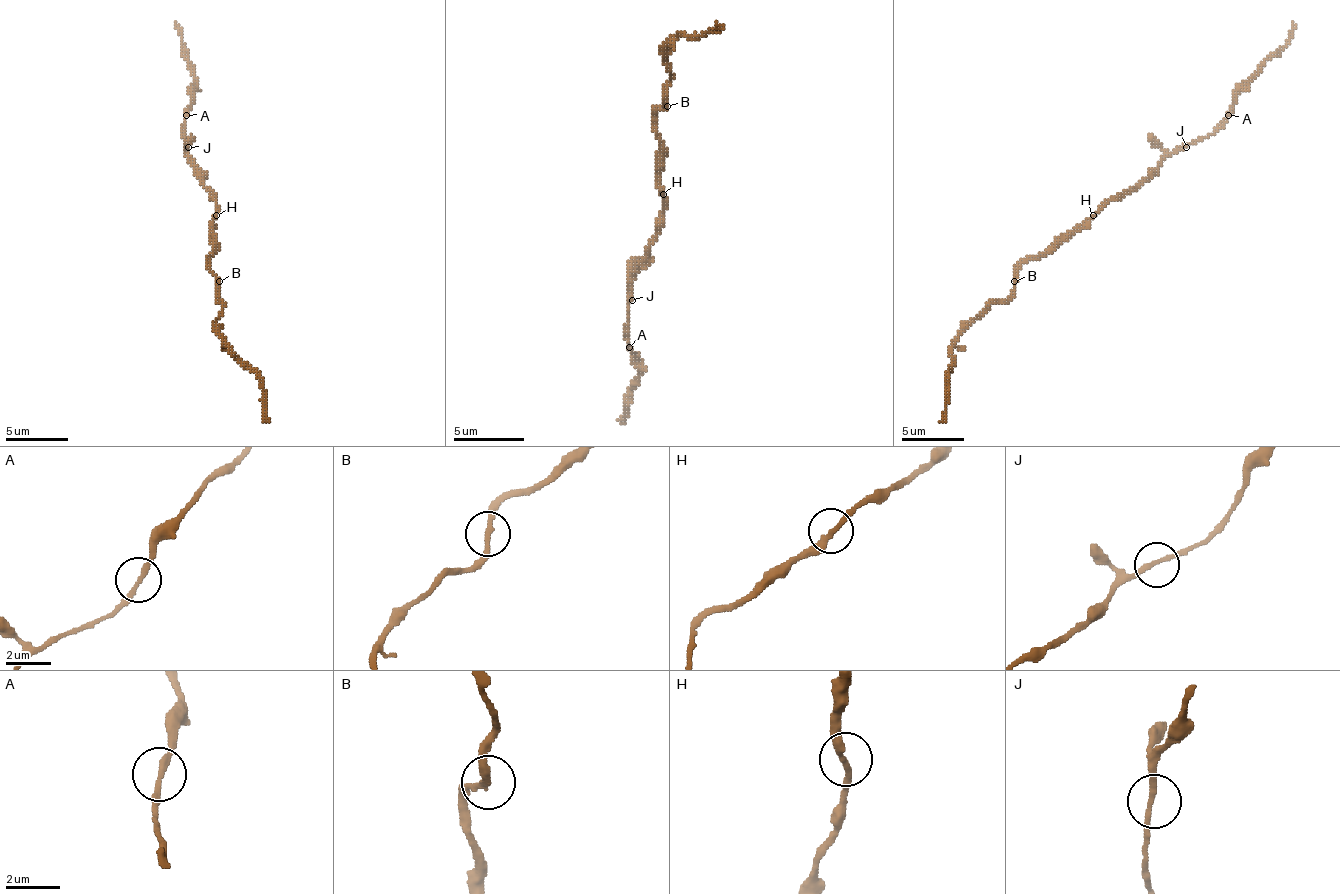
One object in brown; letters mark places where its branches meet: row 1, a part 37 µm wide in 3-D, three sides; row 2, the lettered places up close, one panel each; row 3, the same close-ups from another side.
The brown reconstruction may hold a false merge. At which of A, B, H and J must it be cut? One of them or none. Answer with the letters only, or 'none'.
none

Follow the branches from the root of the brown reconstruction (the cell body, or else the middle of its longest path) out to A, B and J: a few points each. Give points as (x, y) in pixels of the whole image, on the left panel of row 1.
A: (216, 215), (216, 203), (204, 184), (204, 172), (188, 156), (185, 115)
B: (216, 215), (213, 219), (210, 269), (219, 281)
J: (216, 215), (216, 203), (204, 184), (204, 172), (188, 156), (188, 147)

